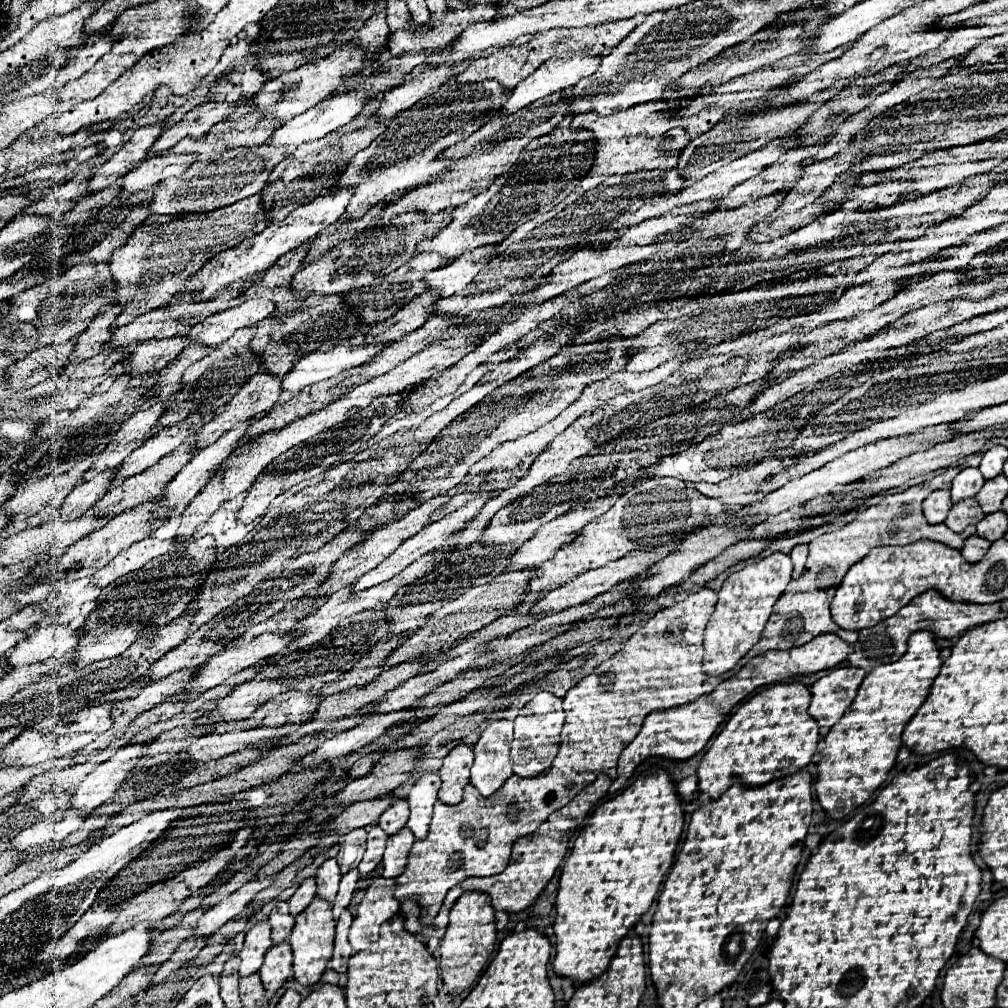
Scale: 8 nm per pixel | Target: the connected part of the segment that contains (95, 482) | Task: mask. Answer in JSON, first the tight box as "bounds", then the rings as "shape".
{"bounds":[61,470,117,520],"shape":[[[107,470],[95,478],[79,484],[63,502],[61,520],[75,520],[85,514],[95,502],[99,502],[111,488],[111,482],[117,478],[117,470]]]}

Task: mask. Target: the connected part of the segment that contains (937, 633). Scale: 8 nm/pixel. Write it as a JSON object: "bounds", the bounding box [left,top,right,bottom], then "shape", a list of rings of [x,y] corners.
{"bounds":[849,590,1001,672],"shape":[[[927,590],[919,596],[915,596],[905,608],[901,608],[893,618],[887,618],[885,622],[865,628],[859,632],[859,642],[855,644],[855,652],[849,656],[849,664],[863,668],[865,672],[871,672],[873,668],[881,664],[889,664],[899,660],[907,652],[907,640],[913,632],[927,630],[935,638],[955,638],[979,624],[987,624],[991,620],[997,620],[1001,612],[1001,604],[965,604],[965,602],[953,602],[937,594],[935,590]]]}

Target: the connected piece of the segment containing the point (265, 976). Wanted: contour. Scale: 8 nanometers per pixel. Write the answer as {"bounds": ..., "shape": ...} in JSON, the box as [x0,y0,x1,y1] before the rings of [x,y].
{"bounds":[259,942,293,994],"shape":[[[287,942],[273,946],[265,954],[265,962],[259,970],[259,976],[269,994],[275,994],[291,978],[291,966],[293,966],[293,956],[291,956],[291,946]]]}

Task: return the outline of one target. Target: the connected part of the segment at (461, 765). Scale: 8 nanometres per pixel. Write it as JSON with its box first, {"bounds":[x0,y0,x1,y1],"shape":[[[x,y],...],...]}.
{"bounds":[439,744,473,804],"shape":[[[465,744],[455,746],[443,760],[439,776],[443,786],[439,790],[439,800],[443,804],[459,804],[463,800],[463,788],[469,784],[469,768],[473,766],[473,750]]]}

